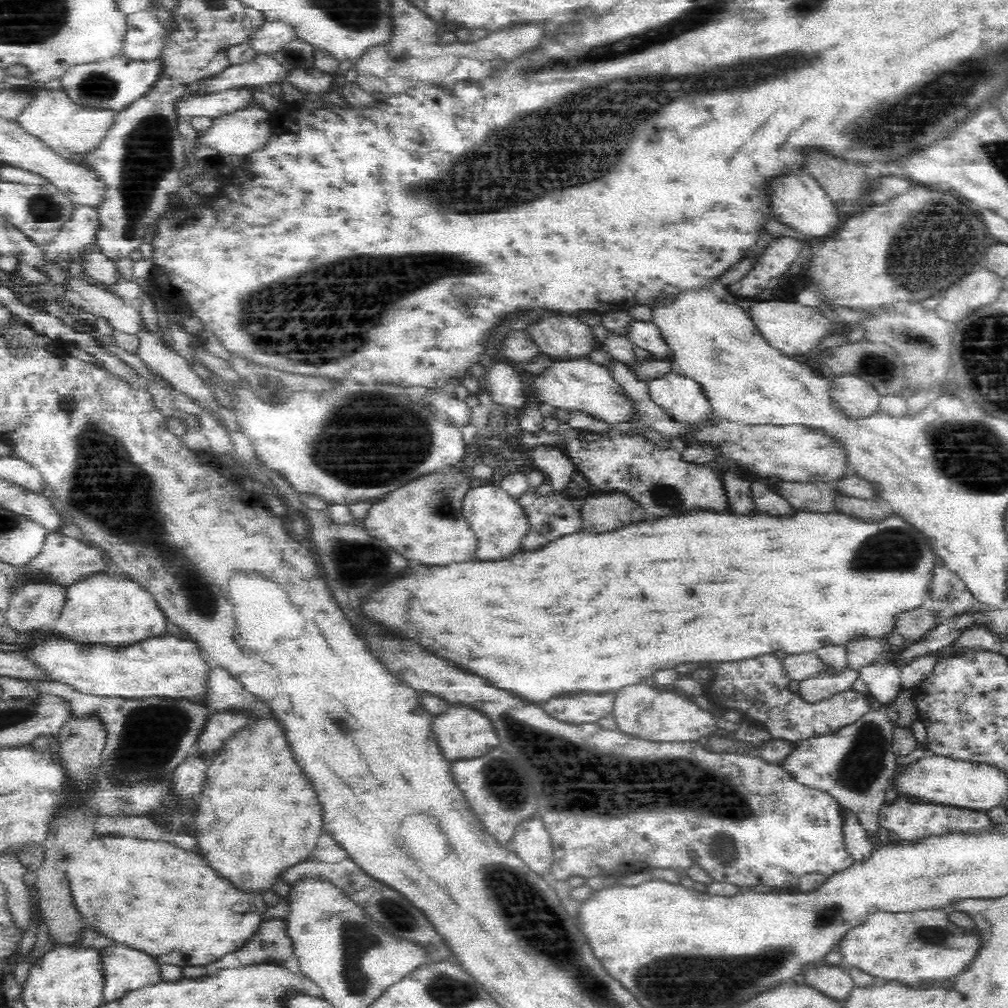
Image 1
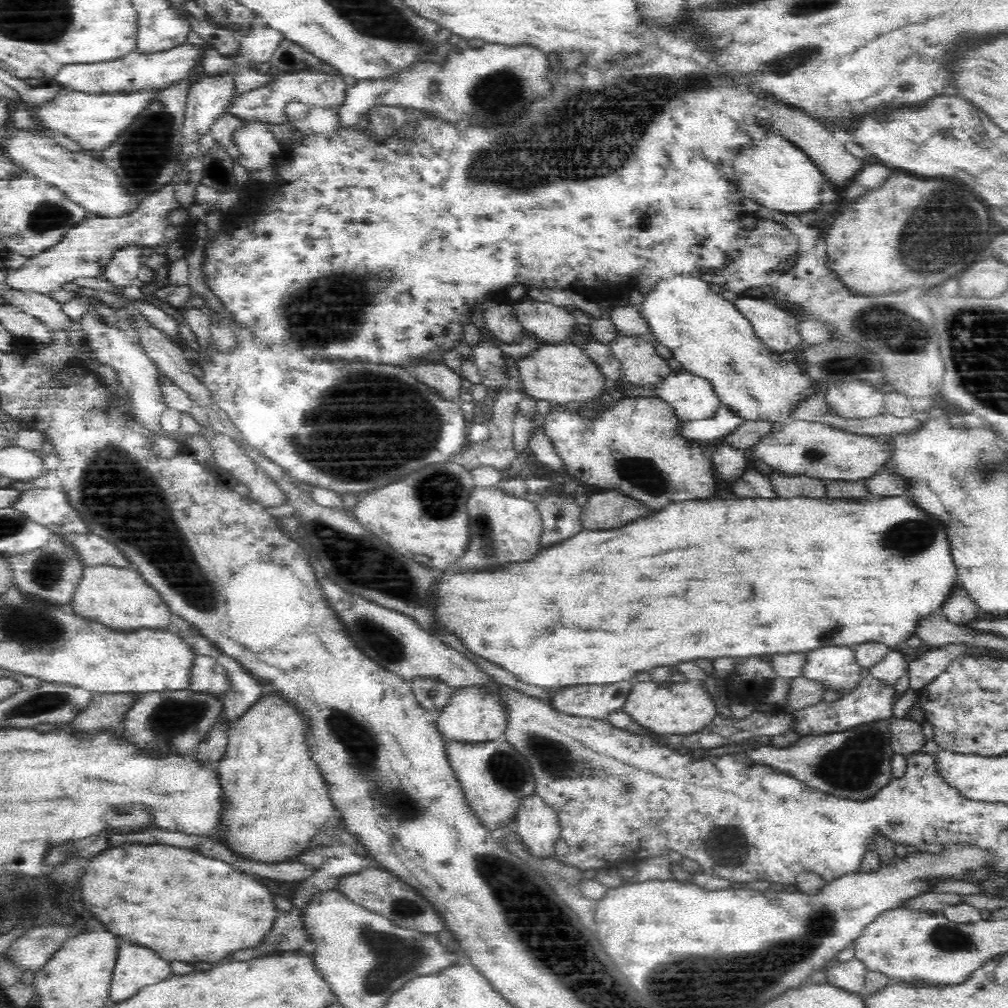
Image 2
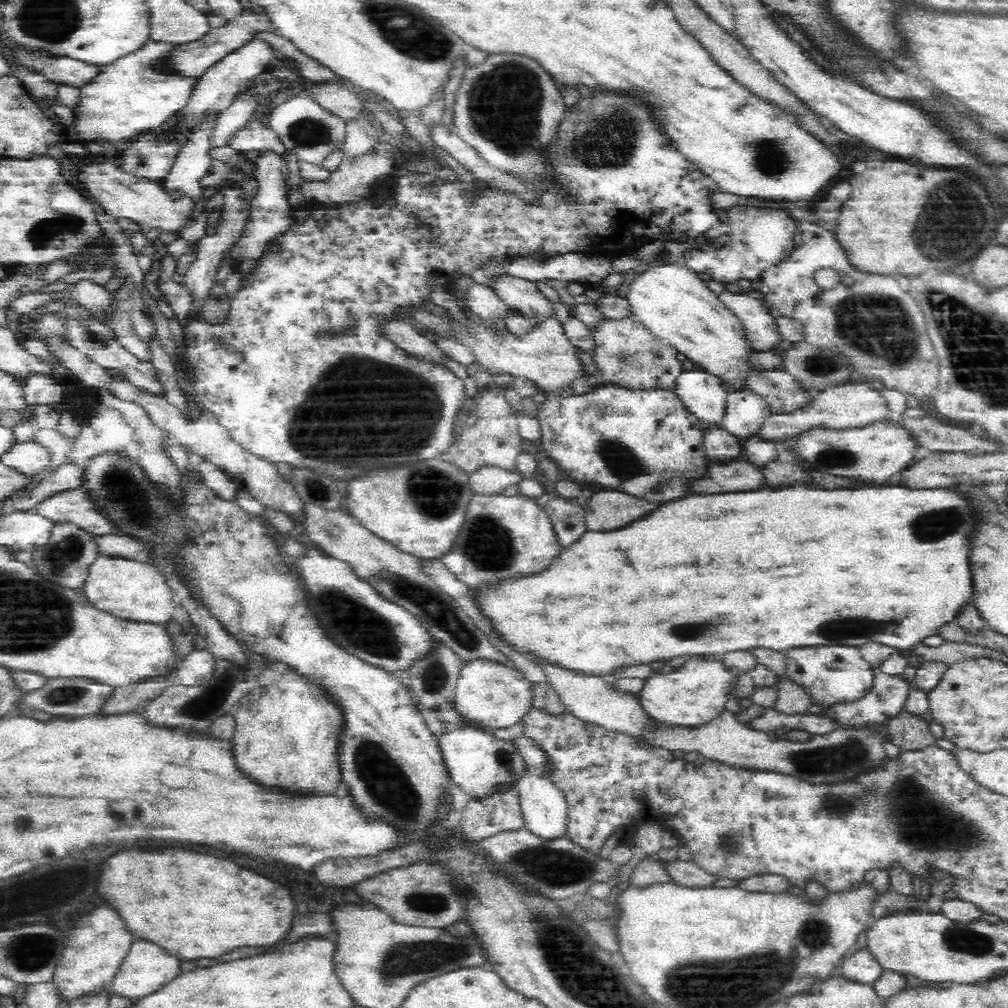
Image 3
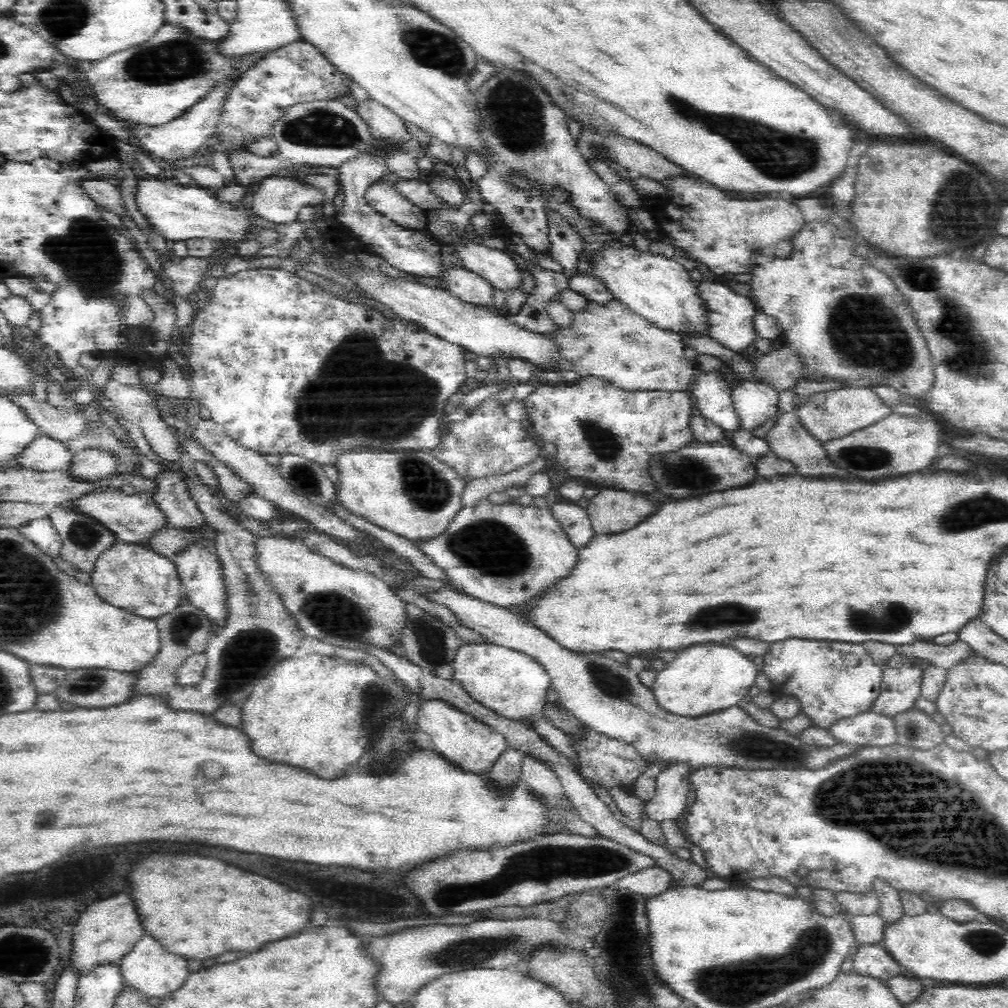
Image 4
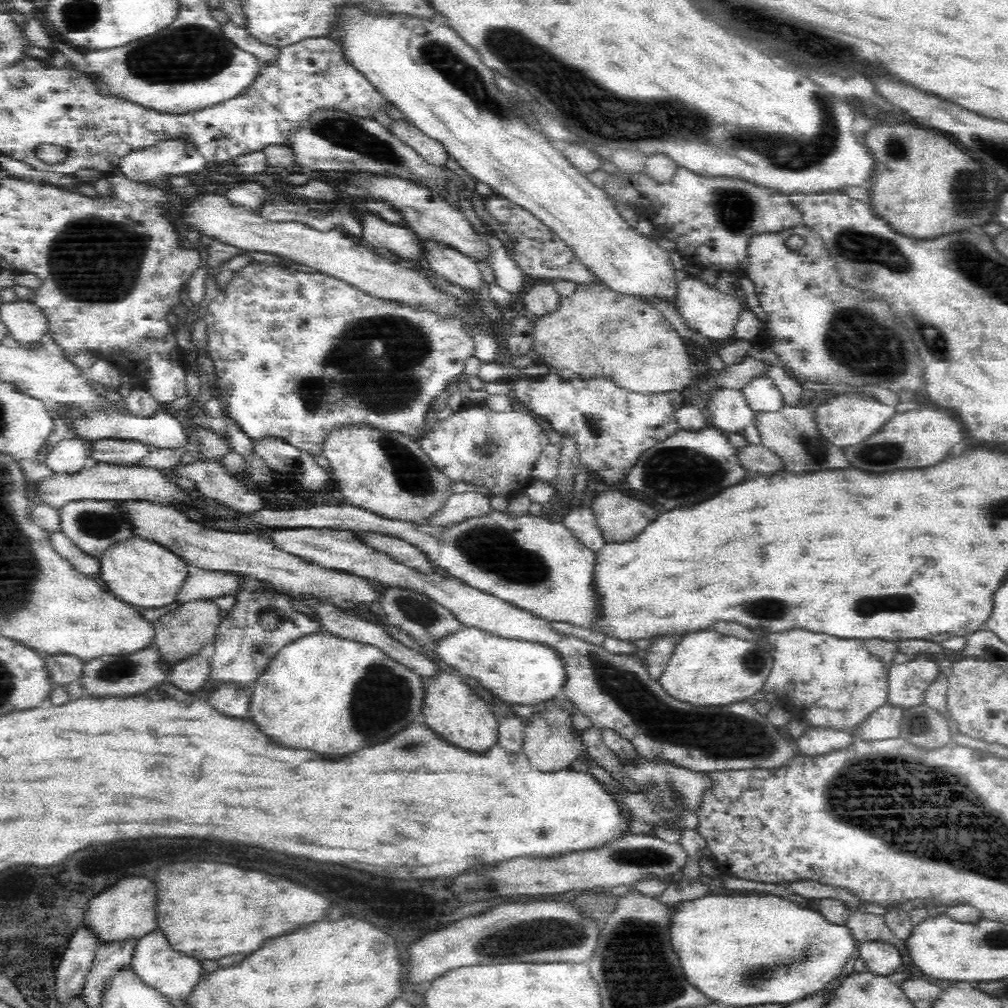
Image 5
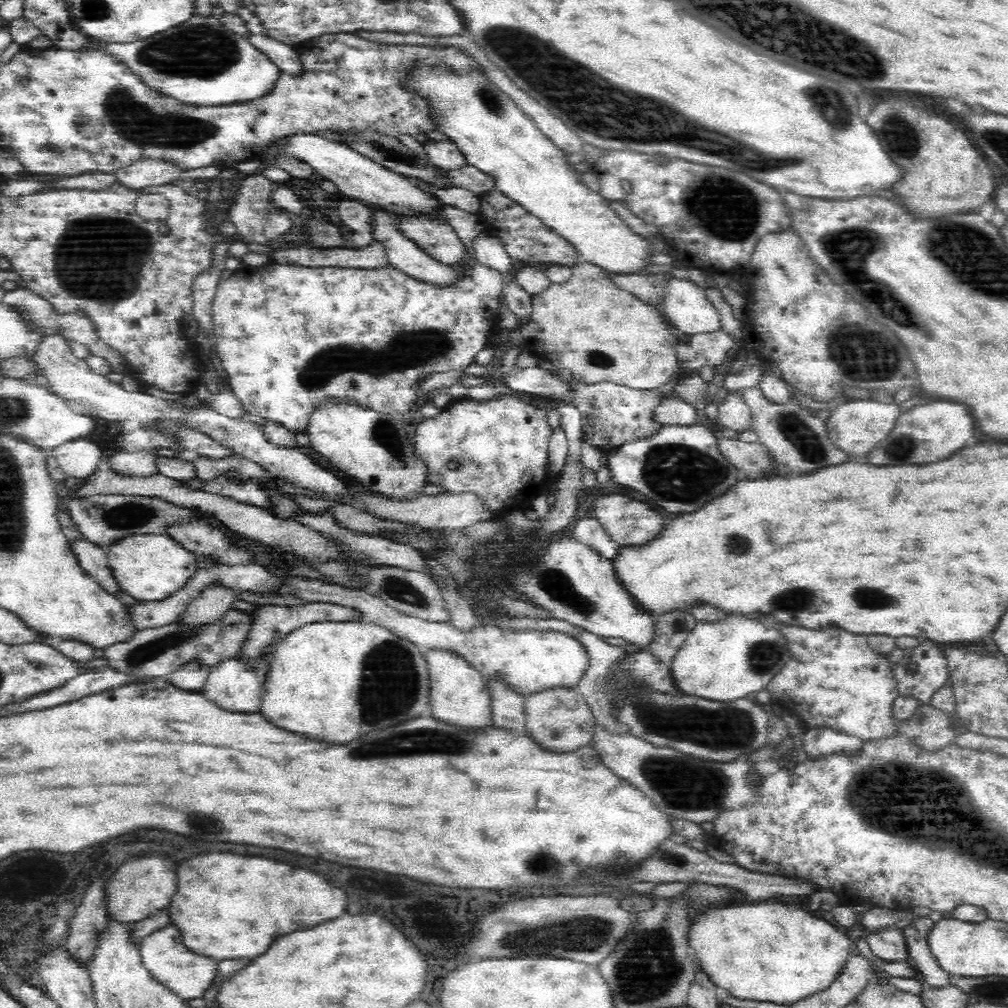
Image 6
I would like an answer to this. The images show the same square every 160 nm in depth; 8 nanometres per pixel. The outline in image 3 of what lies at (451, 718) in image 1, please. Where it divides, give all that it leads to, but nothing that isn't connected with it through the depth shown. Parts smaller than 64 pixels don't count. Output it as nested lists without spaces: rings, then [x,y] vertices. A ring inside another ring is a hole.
[[[490,662],[464,663],[462,674],[455,686],[452,708],[462,716],[464,727],[508,728],[520,721],[530,708],[530,683],[519,674],[504,666]]]

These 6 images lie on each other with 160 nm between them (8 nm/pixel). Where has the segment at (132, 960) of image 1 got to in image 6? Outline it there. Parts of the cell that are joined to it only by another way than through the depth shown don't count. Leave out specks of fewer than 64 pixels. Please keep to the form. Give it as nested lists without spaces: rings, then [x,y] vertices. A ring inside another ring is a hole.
[[[171,924],[168,927],[152,931],[138,945],[138,952],[142,965],[146,967],[146,971],[150,973],[152,979],[158,981],[185,1001],[203,997],[217,971],[213,959],[195,955],[190,949],[182,946],[177,930]]]

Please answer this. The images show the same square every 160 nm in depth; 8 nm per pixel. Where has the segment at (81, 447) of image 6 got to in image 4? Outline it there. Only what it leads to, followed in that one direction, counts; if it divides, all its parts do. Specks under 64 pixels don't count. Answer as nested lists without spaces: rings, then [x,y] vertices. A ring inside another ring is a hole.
[[[40,434],[32,442],[28,442],[12,461],[40,472],[64,471],[70,466],[72,456],[61,441]]]

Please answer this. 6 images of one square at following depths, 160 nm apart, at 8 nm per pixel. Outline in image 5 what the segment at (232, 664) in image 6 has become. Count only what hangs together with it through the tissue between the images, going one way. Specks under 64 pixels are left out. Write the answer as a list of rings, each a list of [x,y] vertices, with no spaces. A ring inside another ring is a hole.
[[[234,685],[214,689],[207,701],[224,716],[236,719],[248,719],[248,706],[250,693],[248,690],[240,690]]]

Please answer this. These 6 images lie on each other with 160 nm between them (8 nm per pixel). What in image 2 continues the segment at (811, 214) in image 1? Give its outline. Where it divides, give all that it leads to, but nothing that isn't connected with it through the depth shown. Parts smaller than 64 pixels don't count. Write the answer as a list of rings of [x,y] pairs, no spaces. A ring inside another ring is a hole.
[[[772,136],[766,142],[766,148],[754,144],[752,150],[754,154],[746,154],[744,158],[734,162],[734,170],[744,196],[754,198],[766,208],[794,216],[814,214],[822,206],[821,194],[825,179],[814,163],[798,148],[779,136]]]

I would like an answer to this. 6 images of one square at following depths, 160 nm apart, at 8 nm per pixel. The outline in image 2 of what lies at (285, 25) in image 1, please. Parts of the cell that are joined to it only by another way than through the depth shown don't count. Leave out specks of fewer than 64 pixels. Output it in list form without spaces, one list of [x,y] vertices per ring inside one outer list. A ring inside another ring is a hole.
[[[254,26],[246,32],[246,38],[241,42],[242,60],[238,64],[247,65],[246,62],[269,62],[274,51],[280,46],[280,43],[286,39],[285,34],[270,26]]]

